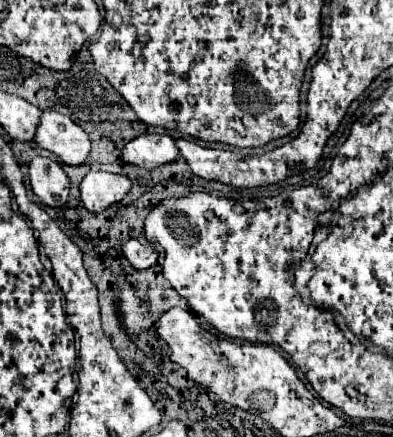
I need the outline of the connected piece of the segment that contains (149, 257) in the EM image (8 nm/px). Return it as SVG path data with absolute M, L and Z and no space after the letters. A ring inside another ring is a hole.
M129 240L123 246L123 256L135 270L145 270L157 262L157 250L151 244L141 244L139 240Z

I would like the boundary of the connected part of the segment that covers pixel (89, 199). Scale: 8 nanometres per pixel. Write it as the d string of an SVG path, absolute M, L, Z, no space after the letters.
M89 170L79 184L81 200L85 208L91 212L101 212L113 202L123 200L129 188L131 182L127 176L101 172L101 170Z

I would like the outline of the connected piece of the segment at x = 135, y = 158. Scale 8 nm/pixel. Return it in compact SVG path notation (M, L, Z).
M167 134L137 136L129 140L121 150L121 158L125 162L147 168L147 170L173 162L177 160L177 156L179 156L179 150L175 146L175 140Z

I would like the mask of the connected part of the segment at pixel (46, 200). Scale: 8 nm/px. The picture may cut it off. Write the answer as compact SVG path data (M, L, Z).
M35 156L29 162L29 182L33 194L43 204L61 206L67 202L69 178L61 170L59 162L45 156Z

